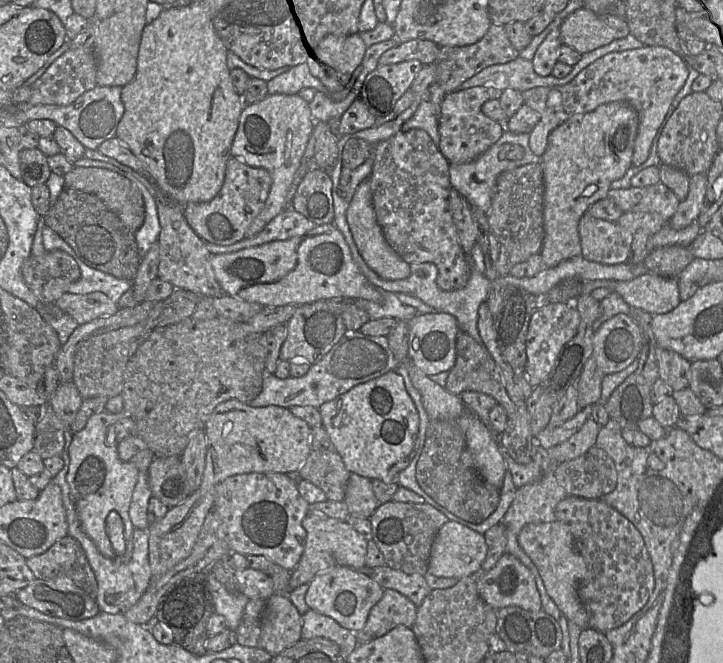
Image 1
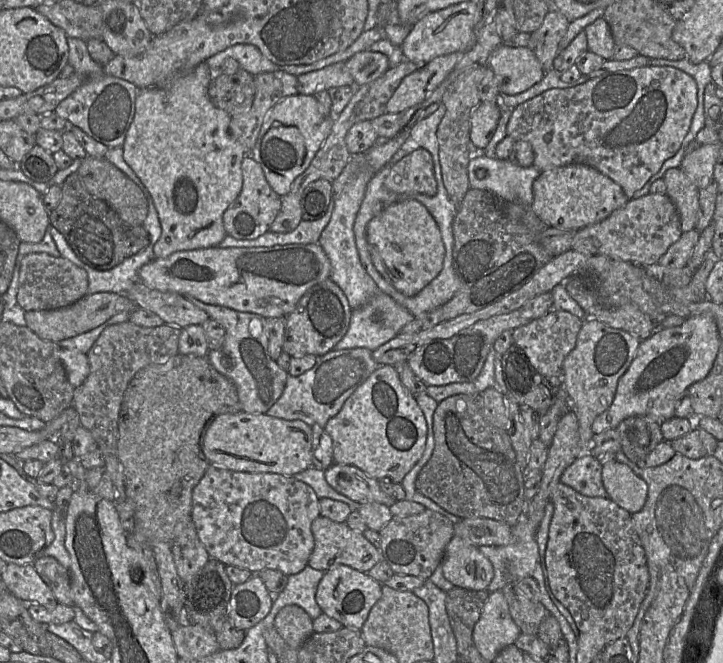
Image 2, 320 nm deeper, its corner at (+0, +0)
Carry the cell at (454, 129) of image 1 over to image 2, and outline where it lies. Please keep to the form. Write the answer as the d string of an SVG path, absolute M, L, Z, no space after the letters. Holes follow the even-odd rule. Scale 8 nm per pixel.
M481 102L470 116L470 142L477 148L484 149L493 137L501 116L501 104Z

